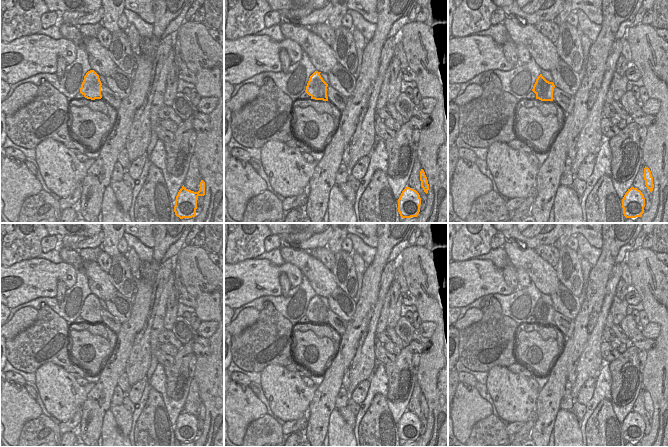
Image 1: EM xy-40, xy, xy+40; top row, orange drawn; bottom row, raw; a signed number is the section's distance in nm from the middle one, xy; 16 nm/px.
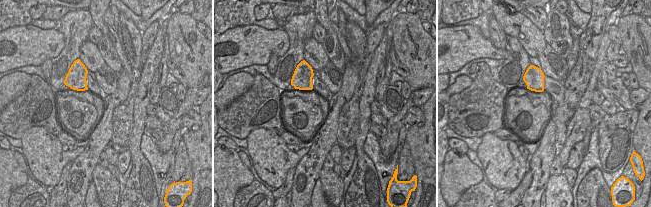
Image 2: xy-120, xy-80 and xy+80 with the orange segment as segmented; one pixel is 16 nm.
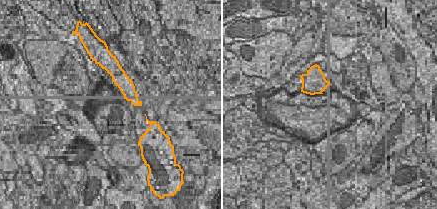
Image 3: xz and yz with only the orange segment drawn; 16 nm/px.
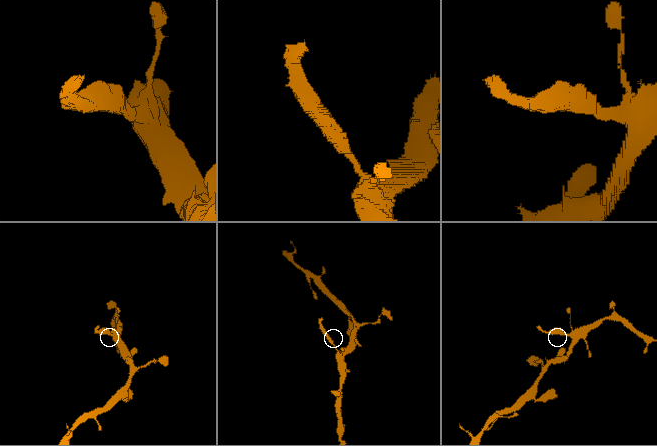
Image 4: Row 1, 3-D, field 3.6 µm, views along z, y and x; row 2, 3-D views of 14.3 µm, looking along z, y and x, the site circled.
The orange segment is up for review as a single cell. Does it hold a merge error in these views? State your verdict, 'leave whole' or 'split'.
split

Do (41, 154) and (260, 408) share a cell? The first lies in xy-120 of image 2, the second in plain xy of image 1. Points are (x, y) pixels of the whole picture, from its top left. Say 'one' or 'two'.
two

